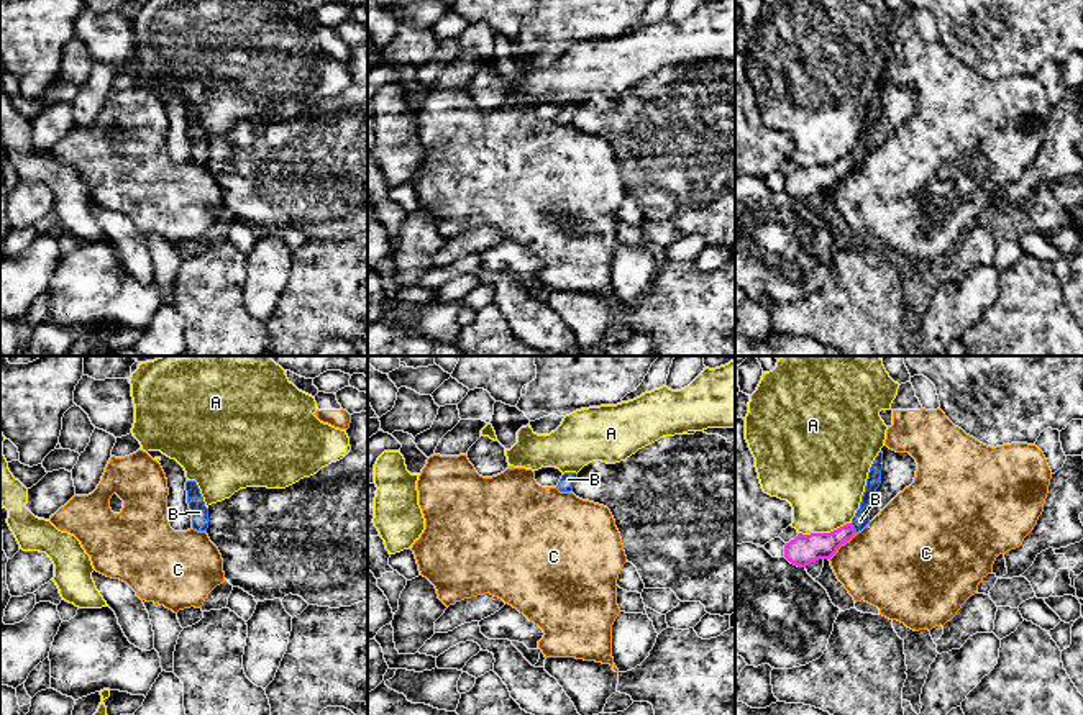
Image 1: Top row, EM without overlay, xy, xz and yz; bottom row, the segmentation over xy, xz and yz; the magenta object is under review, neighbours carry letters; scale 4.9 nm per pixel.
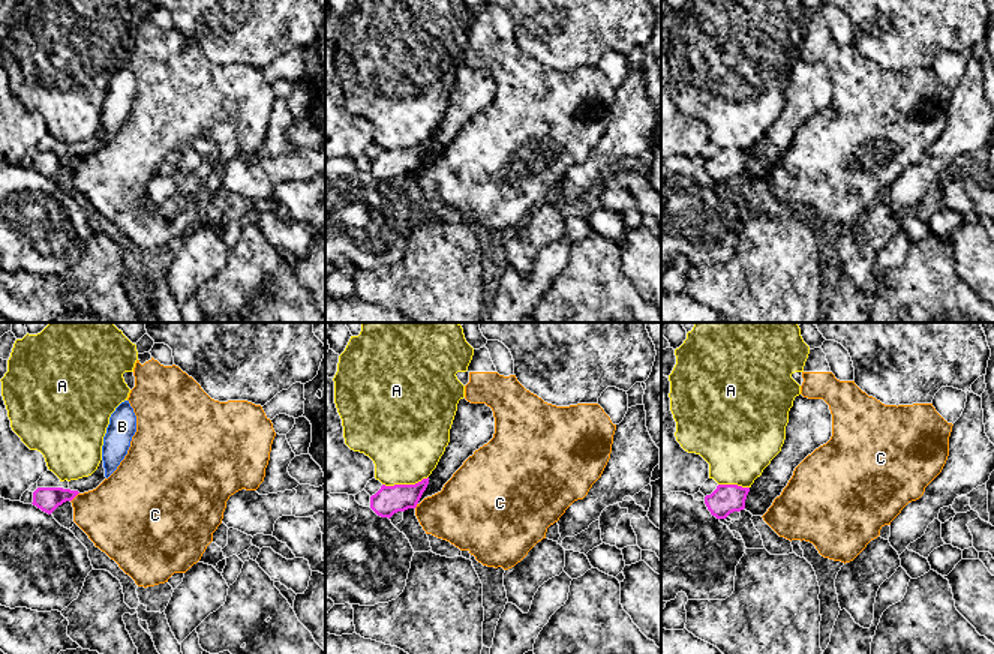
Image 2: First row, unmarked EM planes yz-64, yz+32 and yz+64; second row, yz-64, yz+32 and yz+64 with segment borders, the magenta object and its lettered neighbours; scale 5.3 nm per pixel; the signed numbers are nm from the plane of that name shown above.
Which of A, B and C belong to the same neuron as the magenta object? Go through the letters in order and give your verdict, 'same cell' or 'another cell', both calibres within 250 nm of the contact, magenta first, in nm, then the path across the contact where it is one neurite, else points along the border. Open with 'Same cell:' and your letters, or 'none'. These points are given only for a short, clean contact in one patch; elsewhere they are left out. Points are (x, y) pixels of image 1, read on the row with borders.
Same cell: B
A: another cell | 150/380 nm
B: same cell | 140/80 nm | across yz (808, 548), (822, 546), (854, 528), (860, 520)
C: another cell | 150/420 nm | along yz (857, 533), (829, 560)

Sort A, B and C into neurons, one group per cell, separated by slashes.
A / B / C

